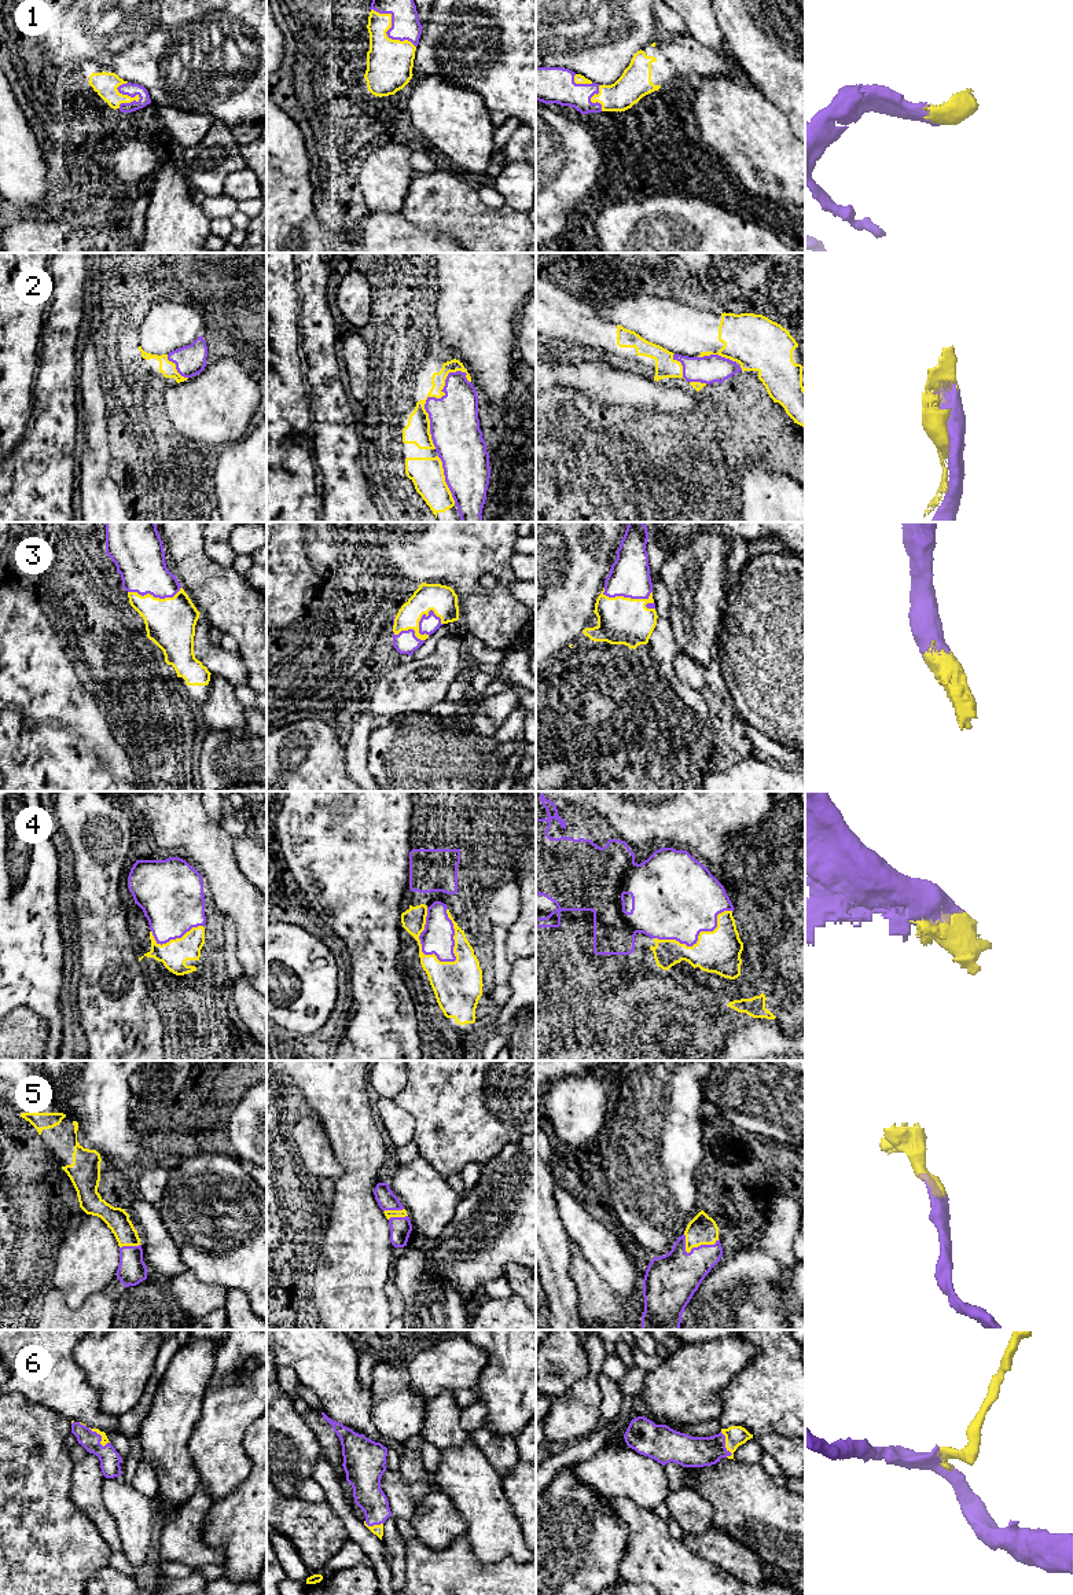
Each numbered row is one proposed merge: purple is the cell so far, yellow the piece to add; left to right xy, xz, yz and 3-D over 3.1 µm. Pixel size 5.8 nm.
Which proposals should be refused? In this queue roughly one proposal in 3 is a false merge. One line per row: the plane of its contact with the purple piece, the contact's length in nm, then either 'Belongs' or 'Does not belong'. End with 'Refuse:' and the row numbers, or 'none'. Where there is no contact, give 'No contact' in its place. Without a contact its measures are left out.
1: Touches purple in xz. Shared border 340 nm. Belongs
2: Touches purple in xz. Shared border 480 nm. Belongs
3: Touches purple in xz. Shared border 170 nm. Belongs
4: Touches purple in xz. Shared border 360 nm. Belongs
5: Touches purple in yz. Shared border 220 nm. Belongs
6: Touches purple in yz. Shared border 160 nm. Belongs
Refuse: none

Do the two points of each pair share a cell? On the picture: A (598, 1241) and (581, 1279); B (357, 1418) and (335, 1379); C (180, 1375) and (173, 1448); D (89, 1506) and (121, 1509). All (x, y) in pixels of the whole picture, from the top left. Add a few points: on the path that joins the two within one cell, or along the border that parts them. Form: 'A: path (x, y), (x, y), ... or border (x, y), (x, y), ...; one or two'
A: border (570, 1239), (609, 1287); two
B: path (352, 1408), (340, 1389); one
C: path (180, 1393), (173, 1412), (173, 1430); one
D: border (105, 1478), (103, 1505), (114, 1520), (120, 1536); two

